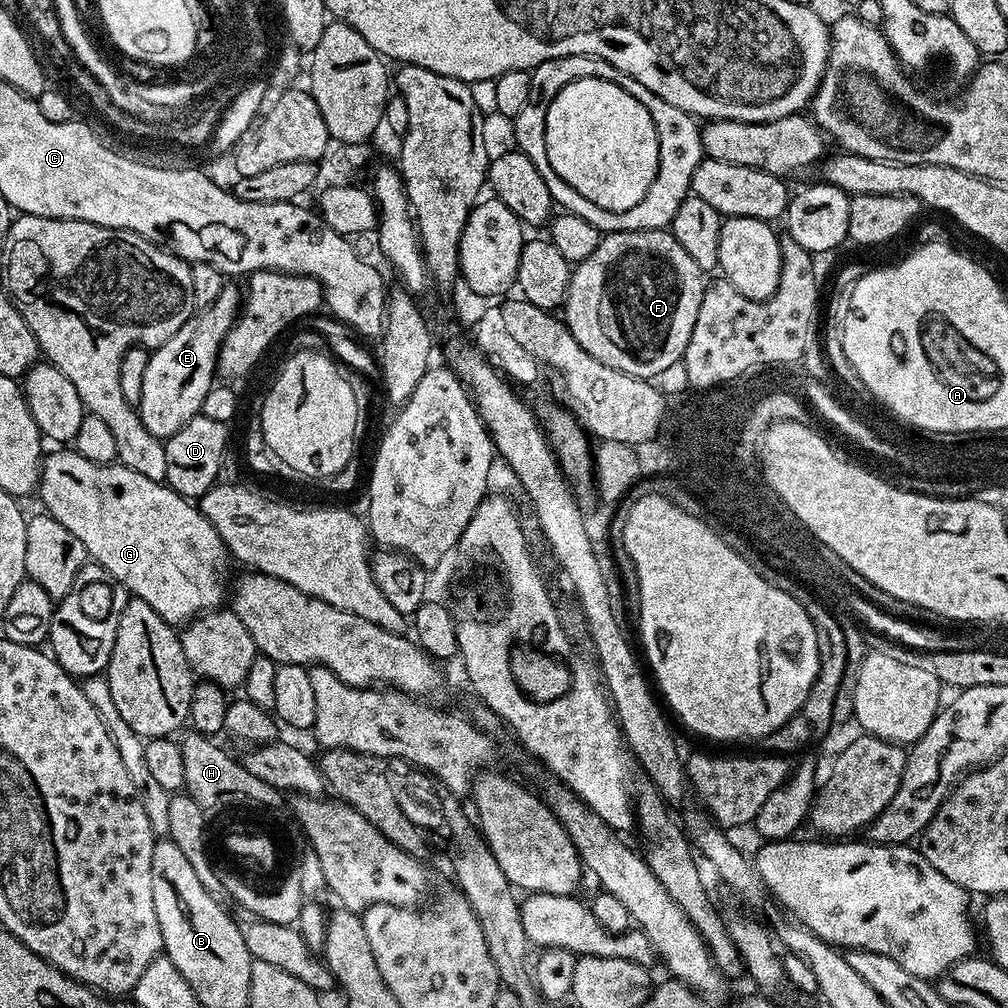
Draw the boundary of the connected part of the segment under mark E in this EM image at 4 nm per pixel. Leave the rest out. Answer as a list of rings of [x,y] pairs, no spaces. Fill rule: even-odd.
[[[226,286],[209,308],[197,311],[167,342],[149,355],[138,411],[142,426],[146,426],[150,434],[165,441],[178,434],[178,430],[182,430],[190,418],[201,415],[203,399],[218,376],[216,359],[220,347],[241,307],[241,293],[236,293],[232,286]]]

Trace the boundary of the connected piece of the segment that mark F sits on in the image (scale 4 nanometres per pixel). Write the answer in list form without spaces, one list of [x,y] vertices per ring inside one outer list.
[[[659,228],[610,232],[601,235],[590,258],[572,268],[568,294],[562,305],[562,320],[570,334],[578,338],[578,346],[582,346],[586,354],[598,358],[598,362],[631,376],[658,378],[666,366],[674,366],[674,362],[683,360],[705,287],[705,272],[682,246],[678,246],[671,231]]]

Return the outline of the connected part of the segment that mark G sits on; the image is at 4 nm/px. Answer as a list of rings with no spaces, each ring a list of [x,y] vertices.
[[[68,450],[68,452],[52,452],[49,456],[47,453],[43,457],[38,485],[39,496],[41,502],[44,503],[43,511],[47,515],[53,516],[58,522],[62,522],[62,526],[66,526],[66,530],[70,530],[70,534],[74,534],[82,541],[82,546],[86,546],[89,557],[95,563],[102,565],[107,570],[109,576],[117,584],[121,584],[135,599],[146,602],[146,606],[153,608],[166,623],[173,626],[183,626],[189,620],[205,612],[219,609],[223,605],[220,604],[223,600],[225,603],[226,588],[224,592],[224,579],[228,576],[228,560],[230,561],[228,548],[222,542],[218,532],[214,530],[214,526],[210,526],[210,522],[200,513],[199,507],[189,497],[179,496],[175,490],[168,487],[167,483],[146,478],[119,462],[111,464],[90,462],[90,458],[82,458],[82,454],[78,454],[74,450]]]

